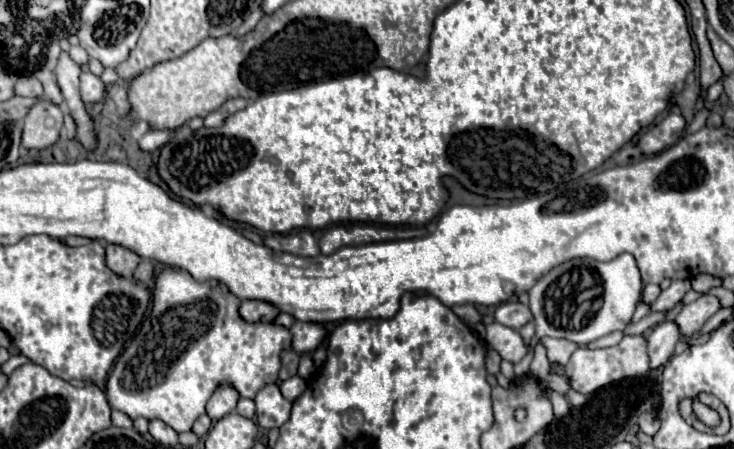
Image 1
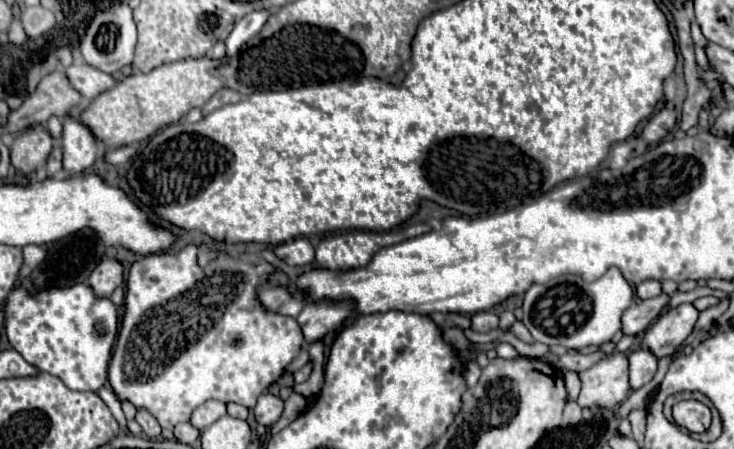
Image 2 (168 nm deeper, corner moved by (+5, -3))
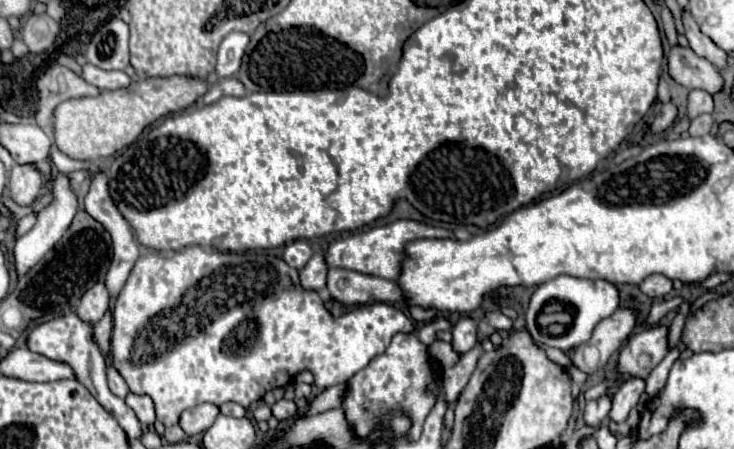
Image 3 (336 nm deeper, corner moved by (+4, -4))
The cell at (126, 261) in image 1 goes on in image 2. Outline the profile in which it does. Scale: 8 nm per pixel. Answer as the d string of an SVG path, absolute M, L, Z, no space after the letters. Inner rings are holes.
M103 259L91 273L87 285L95 291L95 297L111 297L115 287L123 285L123 265L113 259Z

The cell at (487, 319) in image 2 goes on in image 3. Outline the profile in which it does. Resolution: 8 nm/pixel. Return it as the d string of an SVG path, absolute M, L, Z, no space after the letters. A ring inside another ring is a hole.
M468 316L468 318L458 320L456 326L454 326L454 330L452 330L452 334L454 334L454 342L452 342L454 350L468 352L470 348L474 348L476 342L478 342L476 332L478 332L478 322L474 318Z

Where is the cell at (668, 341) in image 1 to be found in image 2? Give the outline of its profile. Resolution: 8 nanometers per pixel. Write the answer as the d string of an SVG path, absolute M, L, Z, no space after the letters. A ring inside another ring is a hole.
M637 349L629 355L629 385L631 391L637 391L639 387L643 387L645 383L649 383L653 379L657 371L657 357L649 351Z

